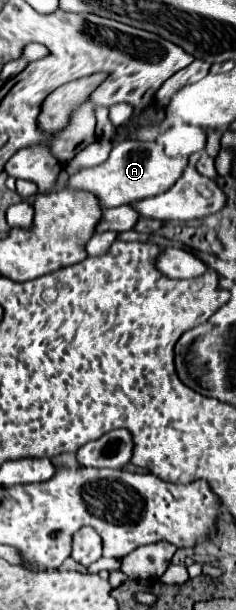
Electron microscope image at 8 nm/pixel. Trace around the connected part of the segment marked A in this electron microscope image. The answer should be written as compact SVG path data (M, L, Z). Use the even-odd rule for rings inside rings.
M122 141L122 143L114 145L110 157L102 165L74 173L68 181L68 185L76 187L76 189L92 191L100 199L100 205L104 209L120 207L120 205L136 203L146 197L164 193L166 189L170 189L170 185L174 185L174 181L178 181L178 177L182 177L186 165L188 165L186 157L168 157L164 153L164 145L160 141L146 141L146 143Z

